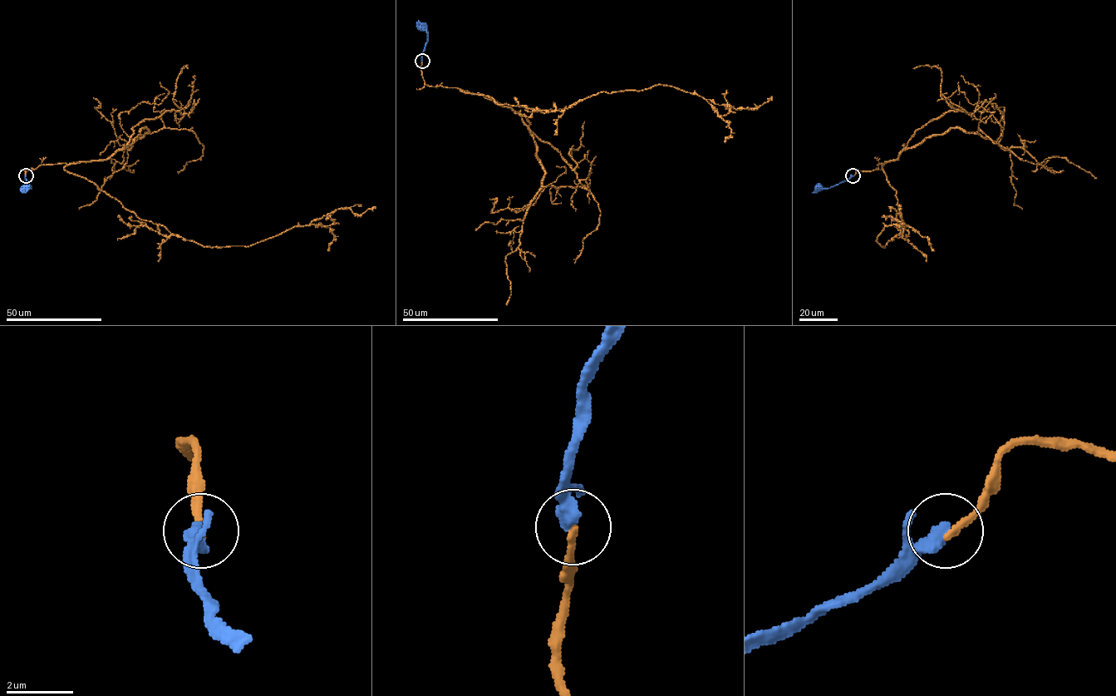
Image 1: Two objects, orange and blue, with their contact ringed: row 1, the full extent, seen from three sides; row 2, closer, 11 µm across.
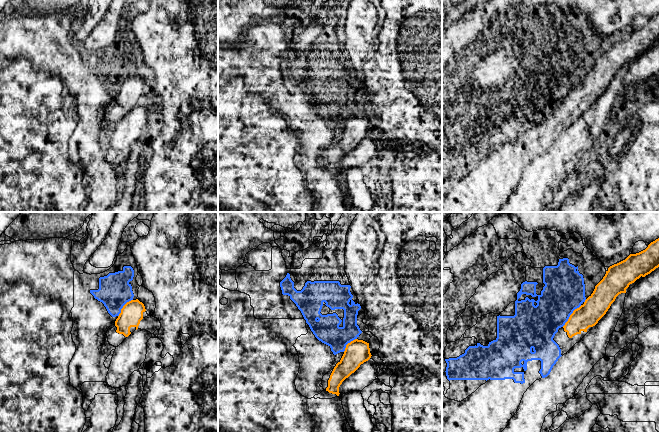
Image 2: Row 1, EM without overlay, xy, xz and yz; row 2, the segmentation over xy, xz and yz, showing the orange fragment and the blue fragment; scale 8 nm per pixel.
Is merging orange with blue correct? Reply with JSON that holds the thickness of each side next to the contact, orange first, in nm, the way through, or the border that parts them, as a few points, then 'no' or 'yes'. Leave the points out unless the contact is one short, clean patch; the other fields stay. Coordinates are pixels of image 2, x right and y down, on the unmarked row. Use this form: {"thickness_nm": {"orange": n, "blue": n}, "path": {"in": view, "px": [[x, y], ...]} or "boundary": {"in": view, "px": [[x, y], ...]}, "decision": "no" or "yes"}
{"thickness_nm": {"orange": 190, "blue": 340}, "boundary": {"in": "yz", "px": [[581, 81], [573, 87], [562, 102]]}, "decision": "no"}

